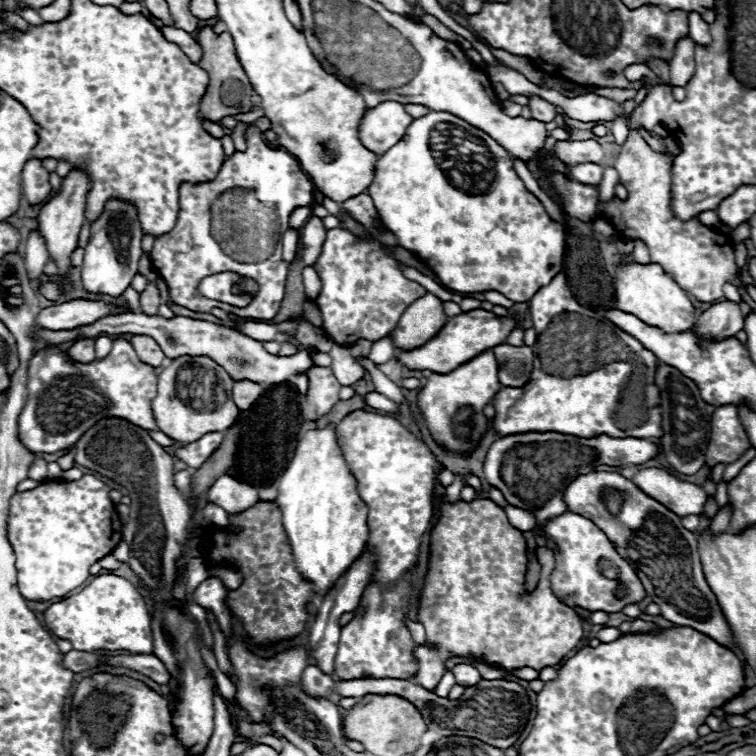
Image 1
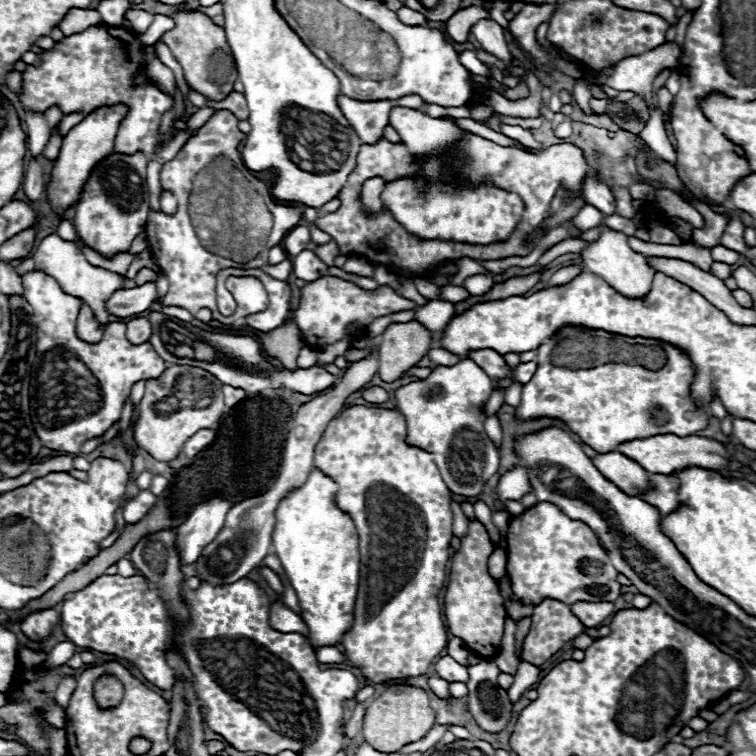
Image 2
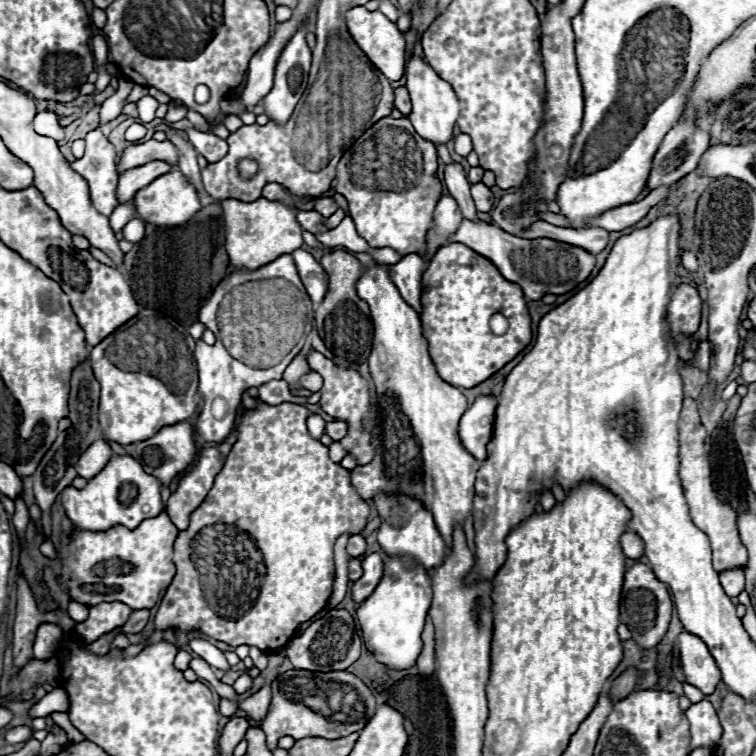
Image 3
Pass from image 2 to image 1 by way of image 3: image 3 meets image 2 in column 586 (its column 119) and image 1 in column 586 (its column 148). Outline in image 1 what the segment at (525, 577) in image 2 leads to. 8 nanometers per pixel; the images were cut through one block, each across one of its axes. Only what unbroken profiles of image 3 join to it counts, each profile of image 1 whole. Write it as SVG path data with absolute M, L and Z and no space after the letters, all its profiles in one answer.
M566 512L550 520L546 532L558 542L562 550L562 554L556 556L552 590L564 604L580 606L590 612L620 612L626 604L638 604L646 598L646 590L634 568L616 552L614 544L592 520L574 512Z

